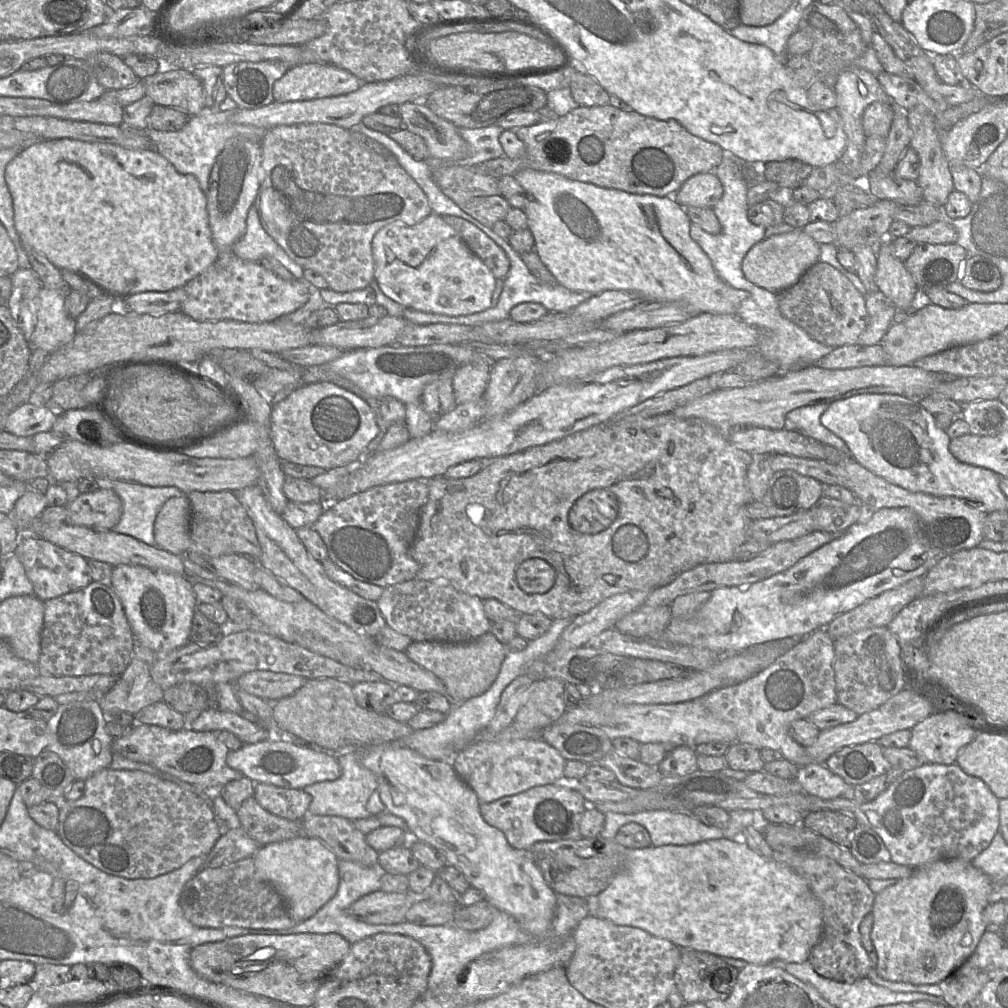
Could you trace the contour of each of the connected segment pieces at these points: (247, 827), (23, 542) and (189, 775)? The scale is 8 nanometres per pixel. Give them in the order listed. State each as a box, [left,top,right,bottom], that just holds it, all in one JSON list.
[[237,797,305,846],[15,534,93,601],[112,724,244,789]]

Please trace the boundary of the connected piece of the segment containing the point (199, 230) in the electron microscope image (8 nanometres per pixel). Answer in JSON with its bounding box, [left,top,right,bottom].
[5,138,218,300]

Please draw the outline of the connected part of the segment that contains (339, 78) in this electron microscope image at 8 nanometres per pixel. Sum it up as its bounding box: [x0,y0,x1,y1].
[273,64,362,101]

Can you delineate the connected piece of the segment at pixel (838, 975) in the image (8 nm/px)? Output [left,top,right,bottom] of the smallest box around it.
[773,850,876,983]

